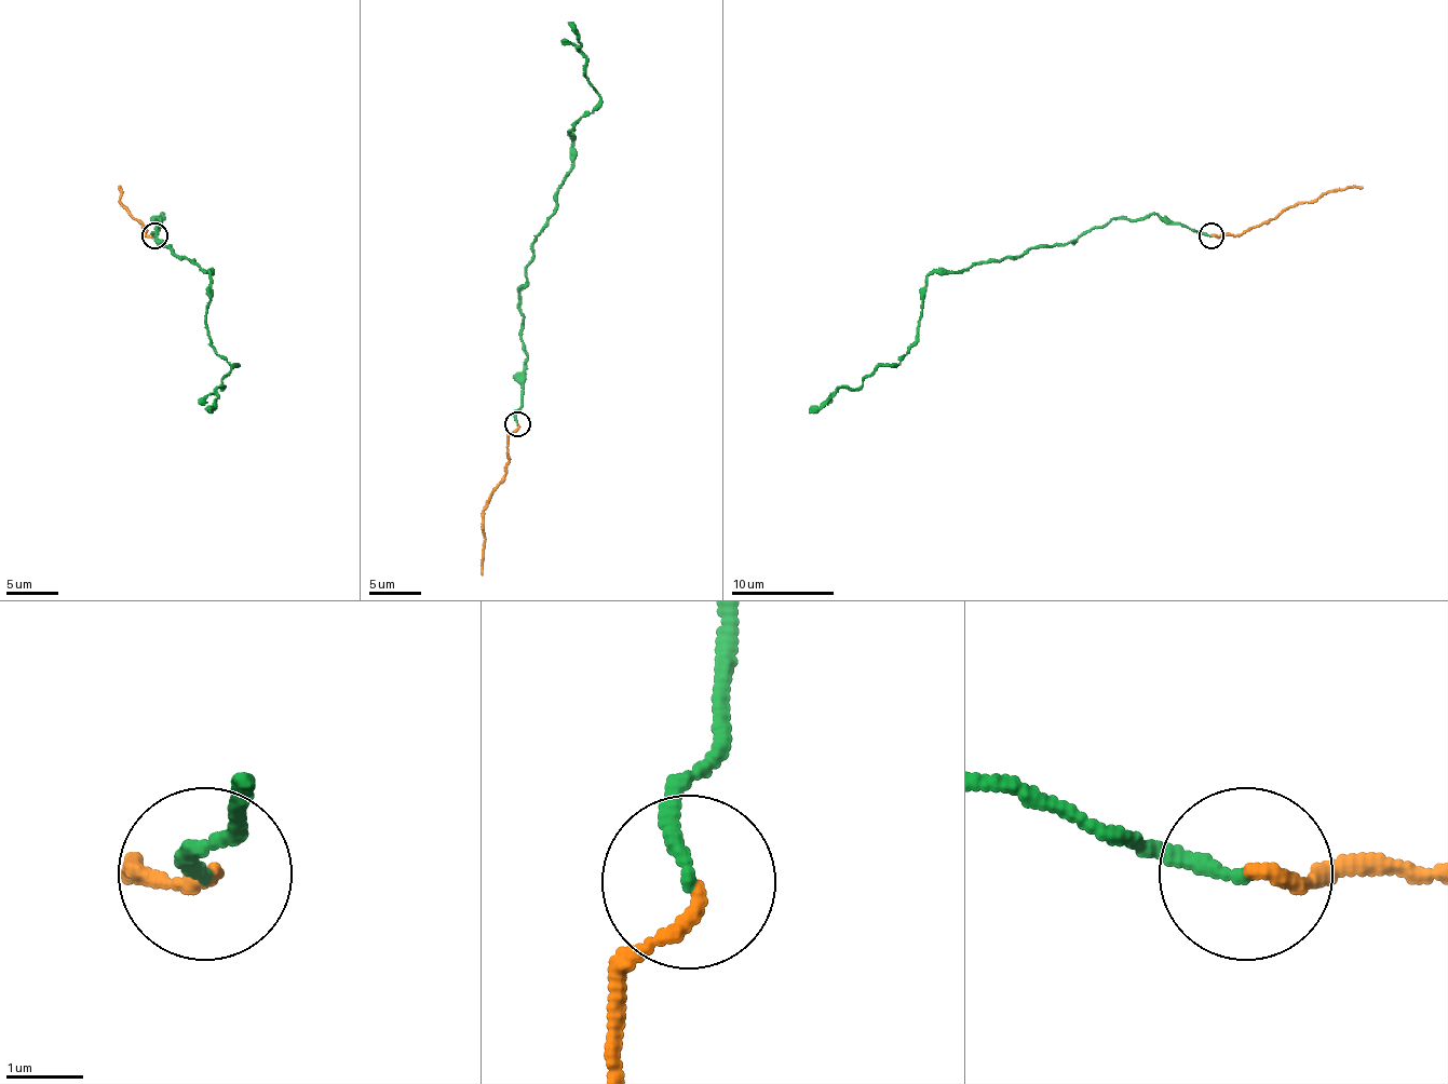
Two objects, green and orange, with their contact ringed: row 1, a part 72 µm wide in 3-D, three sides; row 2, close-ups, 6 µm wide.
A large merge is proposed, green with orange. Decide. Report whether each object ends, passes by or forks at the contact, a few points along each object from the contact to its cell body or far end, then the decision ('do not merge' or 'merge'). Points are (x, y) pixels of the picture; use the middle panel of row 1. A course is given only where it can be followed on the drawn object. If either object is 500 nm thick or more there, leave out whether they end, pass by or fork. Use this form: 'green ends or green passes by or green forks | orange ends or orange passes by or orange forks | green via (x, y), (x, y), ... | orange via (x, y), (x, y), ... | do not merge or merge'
green ends | orange ends | green via (517, 424), (533, 239), (572, 166), (572, 127), (600, 94), (585, 76), (580, 40), (567, 22) | orange via (517, 424), (508, 437), (502, 482), (484, 512), (482, 574) | merge

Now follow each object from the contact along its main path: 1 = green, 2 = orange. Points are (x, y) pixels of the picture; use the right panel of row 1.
1: (1212, 235), (1158, 215), (1111, 218), (1065, 244), (933, 272), (915, 344), (896, 365), (809, 409)
2: (1212, 235), (1240, 235), (1269, 224), (1299, 202), (1315, 202), (1328, 192), (1349, 187), (1362, 189)

